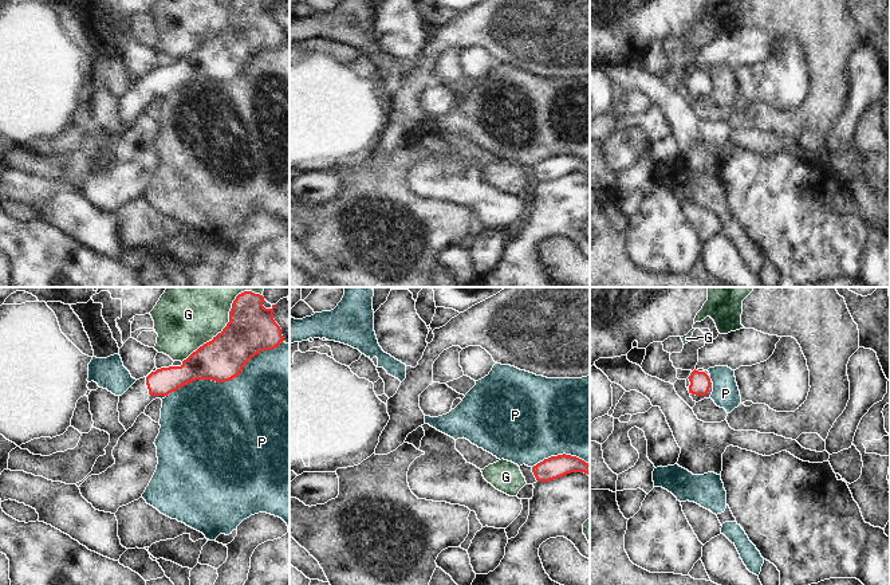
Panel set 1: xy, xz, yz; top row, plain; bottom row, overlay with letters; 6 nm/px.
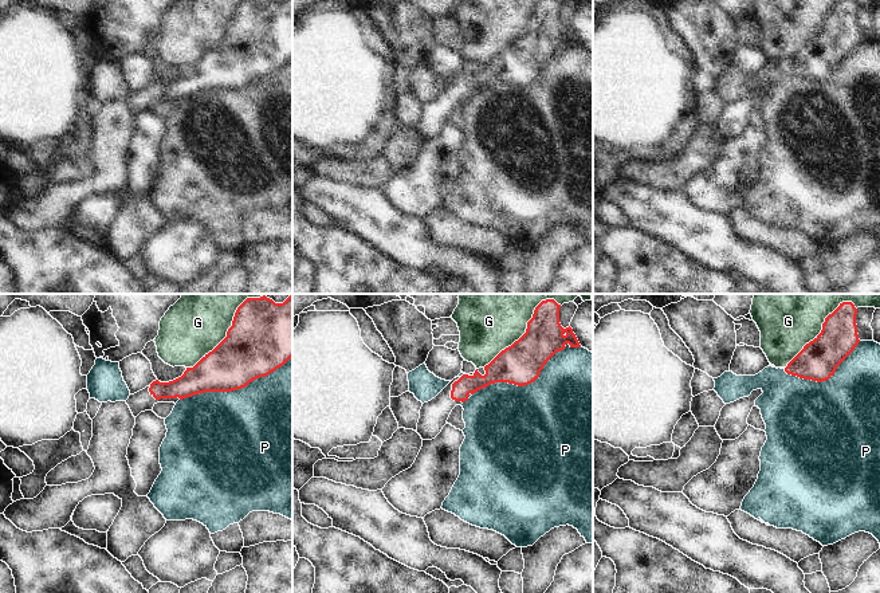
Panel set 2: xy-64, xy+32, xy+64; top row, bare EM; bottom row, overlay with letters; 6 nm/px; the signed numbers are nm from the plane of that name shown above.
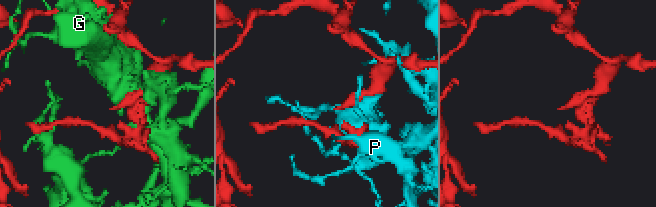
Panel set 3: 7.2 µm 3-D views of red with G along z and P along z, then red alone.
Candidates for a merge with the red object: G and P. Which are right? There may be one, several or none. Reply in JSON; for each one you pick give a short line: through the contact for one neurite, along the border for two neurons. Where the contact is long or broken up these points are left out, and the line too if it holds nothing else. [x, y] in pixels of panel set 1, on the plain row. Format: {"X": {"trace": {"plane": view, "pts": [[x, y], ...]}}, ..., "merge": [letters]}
{"merge": []}

